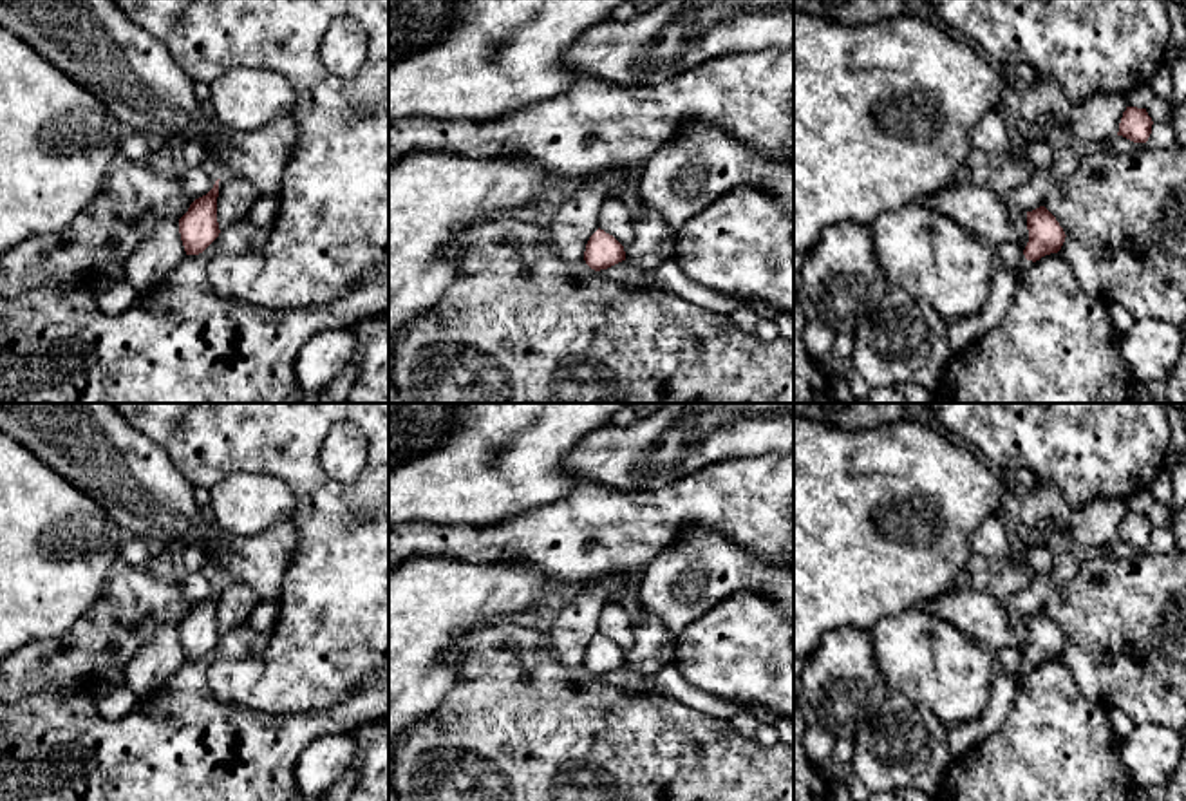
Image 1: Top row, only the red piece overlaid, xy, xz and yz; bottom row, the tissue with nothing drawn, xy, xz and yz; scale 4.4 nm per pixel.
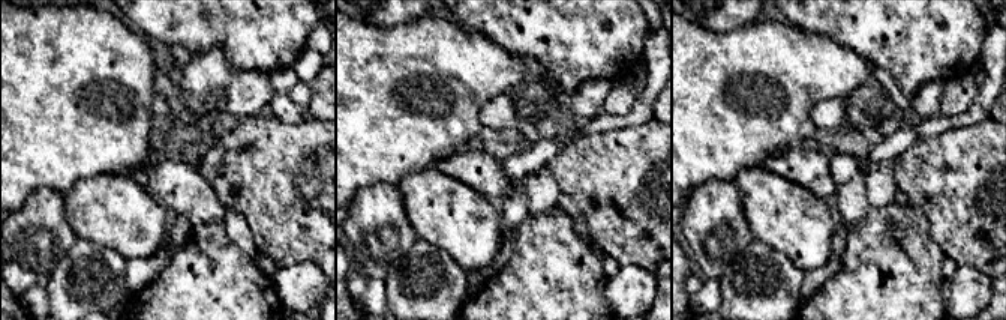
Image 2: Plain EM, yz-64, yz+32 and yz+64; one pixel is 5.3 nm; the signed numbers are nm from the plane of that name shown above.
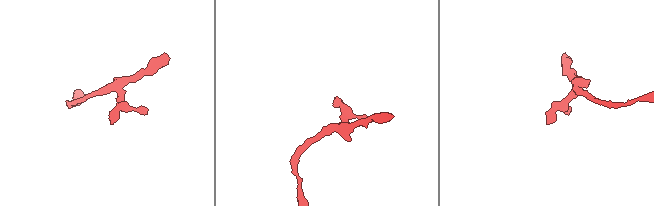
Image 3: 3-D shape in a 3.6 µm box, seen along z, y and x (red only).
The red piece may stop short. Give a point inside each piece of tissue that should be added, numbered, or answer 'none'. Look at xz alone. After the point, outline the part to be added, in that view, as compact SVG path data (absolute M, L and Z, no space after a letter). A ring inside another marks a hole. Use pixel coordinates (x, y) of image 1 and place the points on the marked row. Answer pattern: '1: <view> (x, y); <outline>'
none

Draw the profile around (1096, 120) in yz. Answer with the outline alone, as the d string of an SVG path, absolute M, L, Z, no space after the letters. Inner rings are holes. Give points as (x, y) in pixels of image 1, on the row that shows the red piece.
M1040 76L1034 85L1021 87L1018 116L1011 123L1018 139L1041 139L1059 125L1079 146L1103 145L1117 136L1126 107L1123 94L1070 101L1056 80Z

